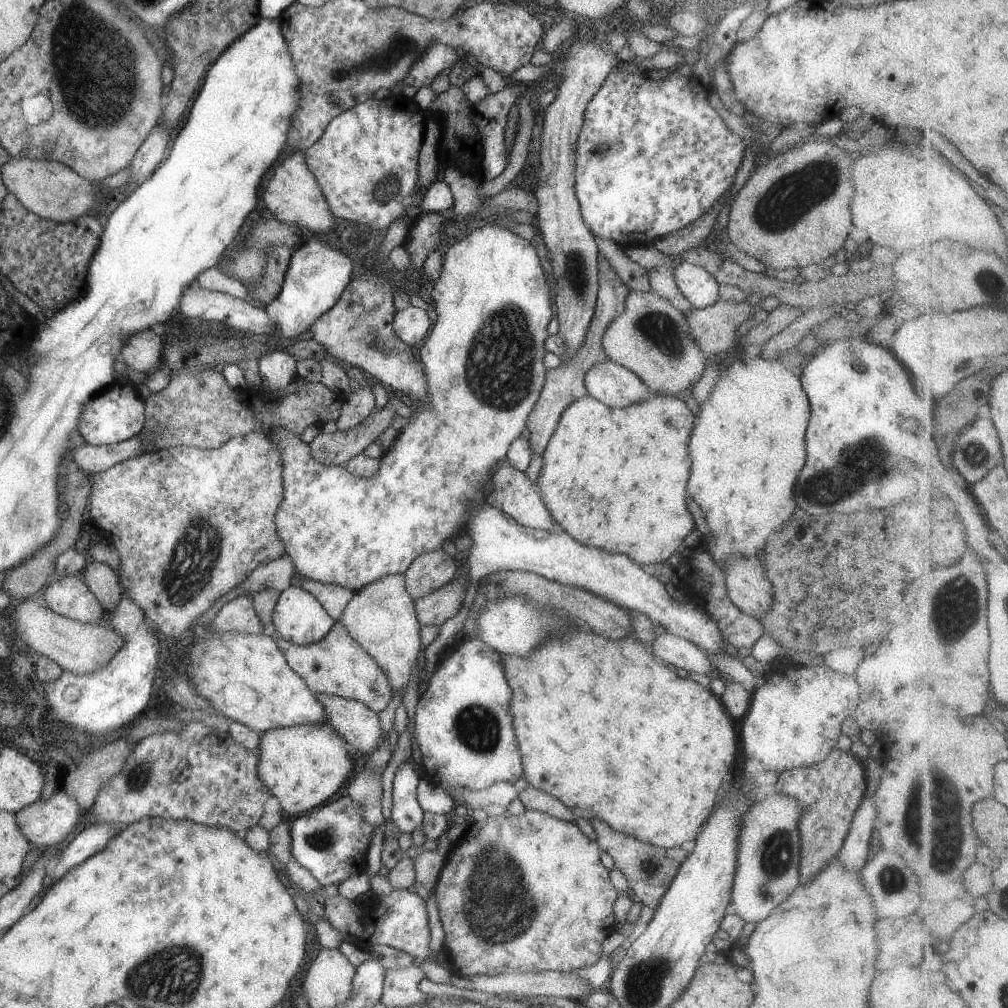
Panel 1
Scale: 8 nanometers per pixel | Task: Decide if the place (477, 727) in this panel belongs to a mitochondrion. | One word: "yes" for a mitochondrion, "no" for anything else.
yes

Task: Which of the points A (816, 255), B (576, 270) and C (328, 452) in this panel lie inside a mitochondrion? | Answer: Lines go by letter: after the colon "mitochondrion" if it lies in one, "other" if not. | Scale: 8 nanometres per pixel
A: other
B: mitochondrion
C: mitochondrion

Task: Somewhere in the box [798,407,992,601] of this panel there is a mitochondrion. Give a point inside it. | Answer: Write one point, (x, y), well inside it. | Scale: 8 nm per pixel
(975, 454)

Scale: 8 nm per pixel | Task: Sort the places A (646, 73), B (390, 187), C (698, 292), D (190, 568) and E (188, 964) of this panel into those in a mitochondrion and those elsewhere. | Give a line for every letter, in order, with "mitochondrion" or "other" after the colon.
A: other
B: mitochondrion
C: other
D: mitochondrion
E: mitochondrion

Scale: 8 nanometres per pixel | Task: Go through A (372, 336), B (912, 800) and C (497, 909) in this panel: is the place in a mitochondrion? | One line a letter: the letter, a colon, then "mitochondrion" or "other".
A: mitochondrion
B: mitochondrion
C: mitochondrion

